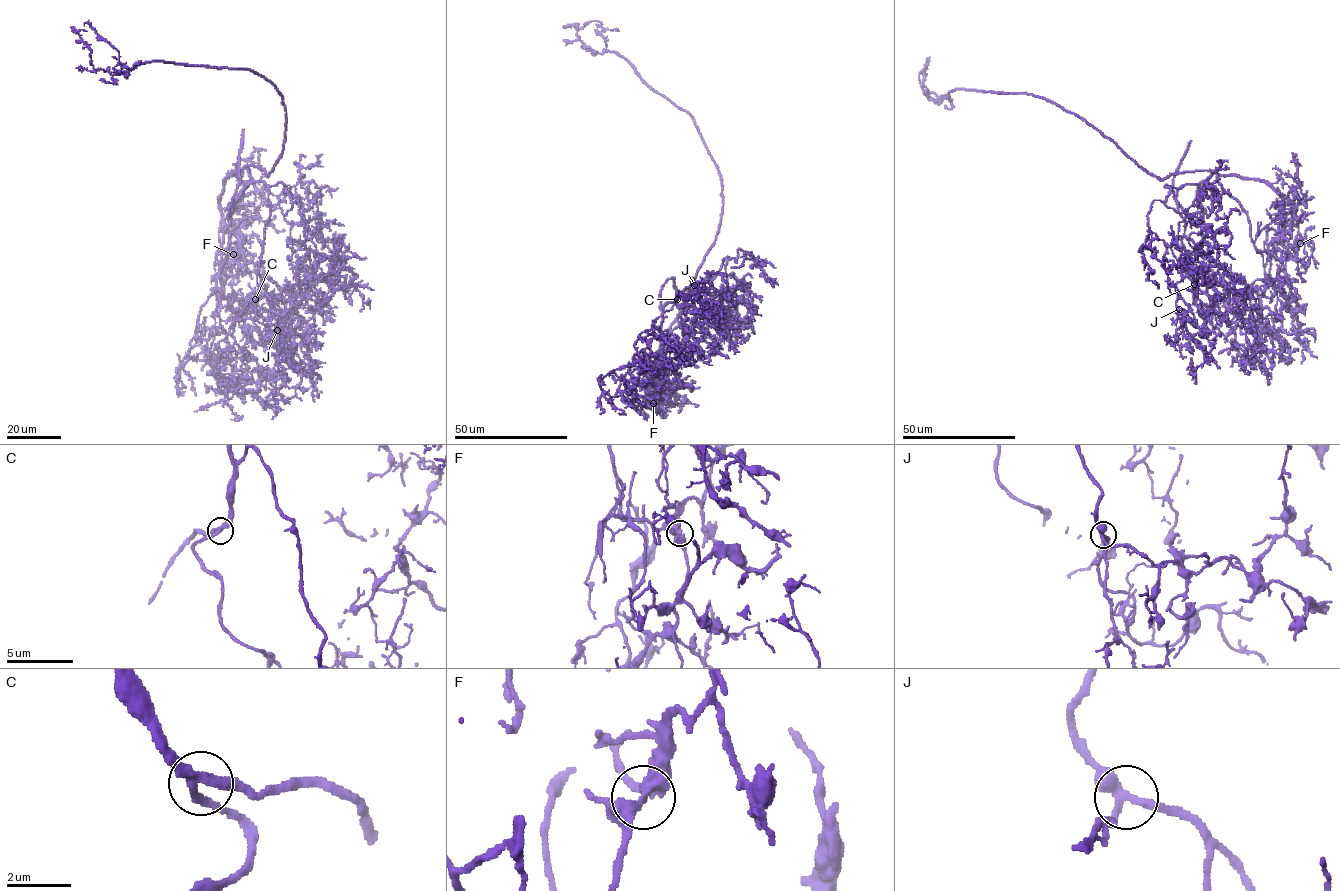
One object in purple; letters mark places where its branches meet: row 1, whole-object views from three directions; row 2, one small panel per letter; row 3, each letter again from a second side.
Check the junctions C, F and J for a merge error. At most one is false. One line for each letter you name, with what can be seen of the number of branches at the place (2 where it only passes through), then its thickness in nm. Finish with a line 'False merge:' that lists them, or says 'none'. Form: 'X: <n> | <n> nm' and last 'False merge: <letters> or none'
F: 3 | 400 nm
False merge: F

